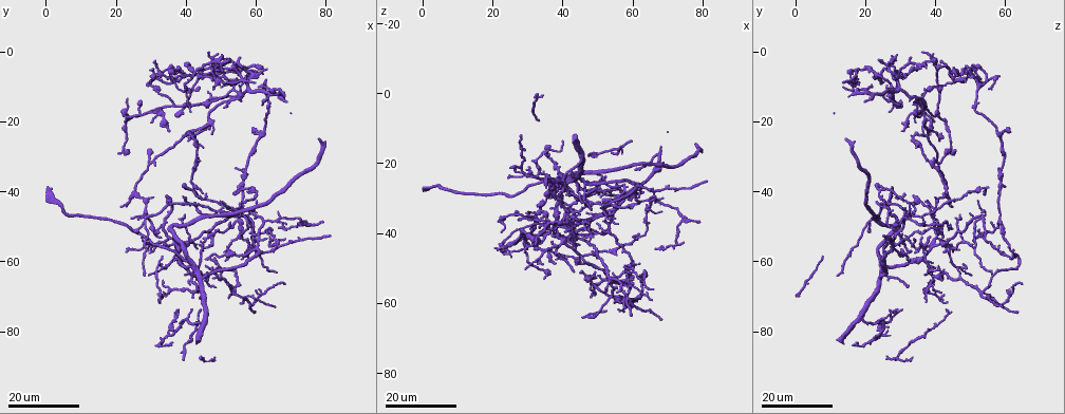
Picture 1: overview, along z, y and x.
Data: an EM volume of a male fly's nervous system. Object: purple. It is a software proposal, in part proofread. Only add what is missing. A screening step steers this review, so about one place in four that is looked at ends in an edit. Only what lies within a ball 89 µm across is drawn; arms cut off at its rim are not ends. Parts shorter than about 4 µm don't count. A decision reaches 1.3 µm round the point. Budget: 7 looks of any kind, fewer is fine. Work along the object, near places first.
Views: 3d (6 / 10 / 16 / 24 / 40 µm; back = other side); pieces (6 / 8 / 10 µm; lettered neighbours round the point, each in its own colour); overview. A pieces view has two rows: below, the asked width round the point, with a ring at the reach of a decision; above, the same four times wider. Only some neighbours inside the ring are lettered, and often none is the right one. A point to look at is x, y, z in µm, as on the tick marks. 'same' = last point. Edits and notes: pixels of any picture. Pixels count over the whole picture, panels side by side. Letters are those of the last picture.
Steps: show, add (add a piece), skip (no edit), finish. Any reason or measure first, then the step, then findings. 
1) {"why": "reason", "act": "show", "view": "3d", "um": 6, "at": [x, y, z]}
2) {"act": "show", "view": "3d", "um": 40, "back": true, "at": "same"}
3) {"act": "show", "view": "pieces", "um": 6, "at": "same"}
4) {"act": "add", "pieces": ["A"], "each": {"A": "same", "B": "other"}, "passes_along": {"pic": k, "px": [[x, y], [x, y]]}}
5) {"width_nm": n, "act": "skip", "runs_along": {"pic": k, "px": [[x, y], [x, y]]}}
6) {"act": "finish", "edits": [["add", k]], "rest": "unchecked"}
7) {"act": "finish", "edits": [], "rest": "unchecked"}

{"act": "show", "view": "3d", "um": 16, "at": [80.5, 52.0, 25.0]}

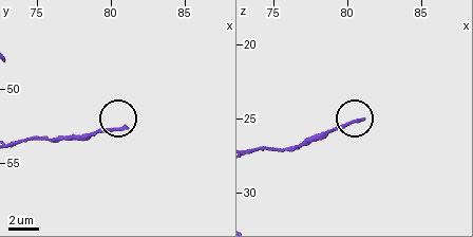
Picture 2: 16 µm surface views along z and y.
{"why": "what lies round it", "act": "show", "view": "pieces", "um": 8, "at": [81.0, 52.8, 25.0]}

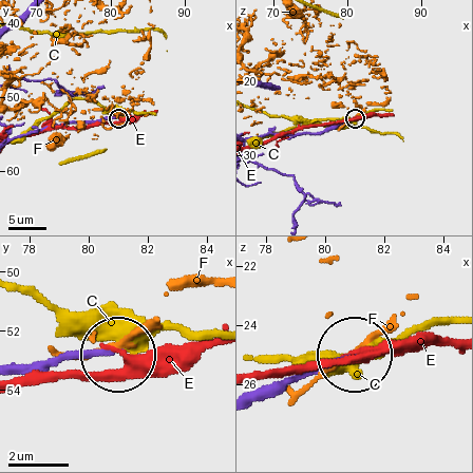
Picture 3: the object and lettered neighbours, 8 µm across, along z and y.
{"act": "skip", "each": {"C": "other", "E": "other", "F": "other"}, "found": "no lettered piece goes on from it"}

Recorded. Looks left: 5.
{"why": "thin end", "act": "show", "view": "3d", "um": 16, "at": [52.0, 56.5, 30.5]}

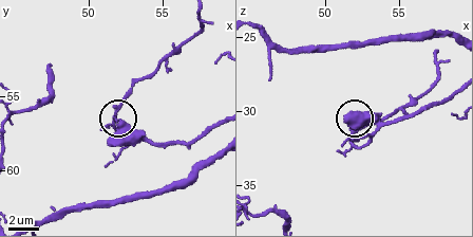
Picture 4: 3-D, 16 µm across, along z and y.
{"why": "what lies round it", "act": "show", "view": "pieces", "um": 6, "at": "same"}

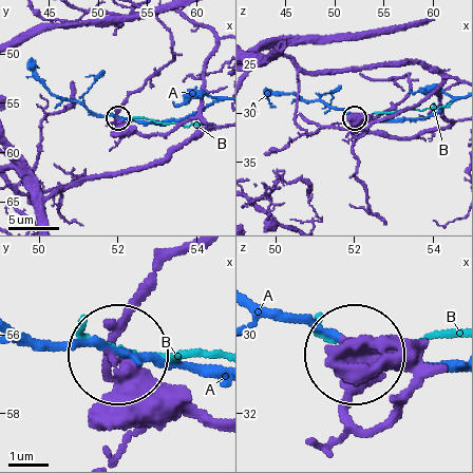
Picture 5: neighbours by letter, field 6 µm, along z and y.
{"width_nm": 180, "act": "skip", "each": {"A": "other", "B": "other"}, "runs_along": {"pic": 5, "px": [[212, 418], [172, 404], [125, 361]]}, "found": "no lettered piece goes on from it"}

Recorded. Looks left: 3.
{"why": "an open end", "act": "show", "view": "3d", "um": 16, "at": [44.5, 10.0, 41.5]}

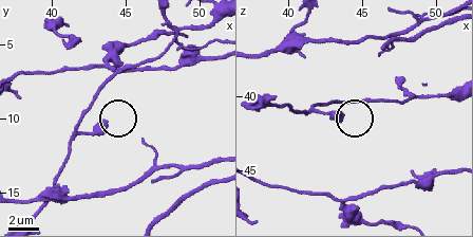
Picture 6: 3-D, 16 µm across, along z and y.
{"why": "what lies round it", "act": "show", "view": "pieces", "um": 10, "at": [43.6, 10.6, 41.4]}

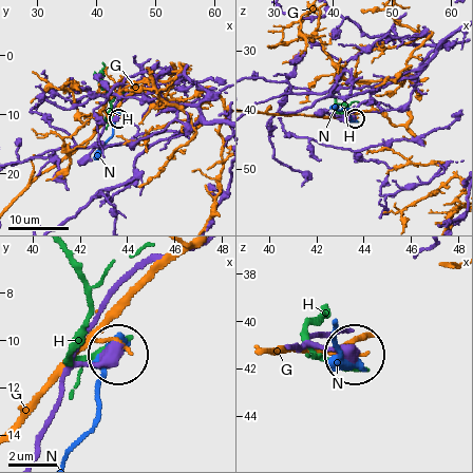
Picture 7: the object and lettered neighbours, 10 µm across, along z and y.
{"act": "skip", "each": {"G": "other", "H": "other", "N": "other"}, "runs_along": {"pic": 7, "px": [[411, 97], [393, 110], [344, 113], [354, 117]]}, "found": "none of them fits"}

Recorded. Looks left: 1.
{"act": "finish", "edits": [], "rest": "unchecked"}

